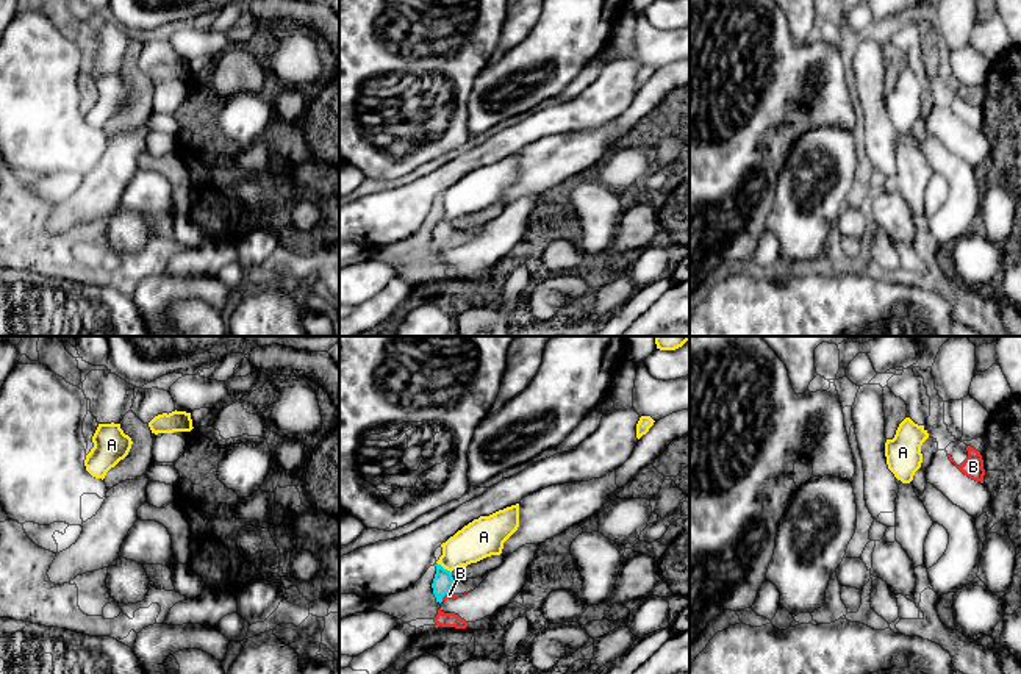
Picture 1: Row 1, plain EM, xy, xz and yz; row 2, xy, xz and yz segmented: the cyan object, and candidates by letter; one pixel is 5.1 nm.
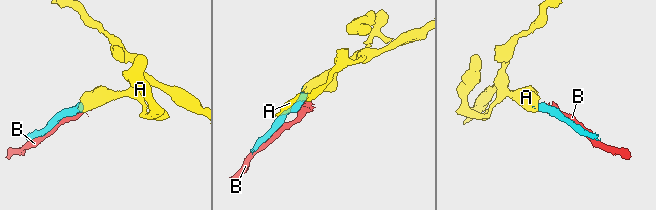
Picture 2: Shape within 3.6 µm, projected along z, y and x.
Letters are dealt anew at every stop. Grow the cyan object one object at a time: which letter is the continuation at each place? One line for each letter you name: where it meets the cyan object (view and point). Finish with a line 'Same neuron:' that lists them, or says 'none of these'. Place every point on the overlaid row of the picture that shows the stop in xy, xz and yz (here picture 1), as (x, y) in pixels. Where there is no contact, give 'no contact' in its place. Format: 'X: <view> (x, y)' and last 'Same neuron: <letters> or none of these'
A: xz (443, 568)
Same neuron: A

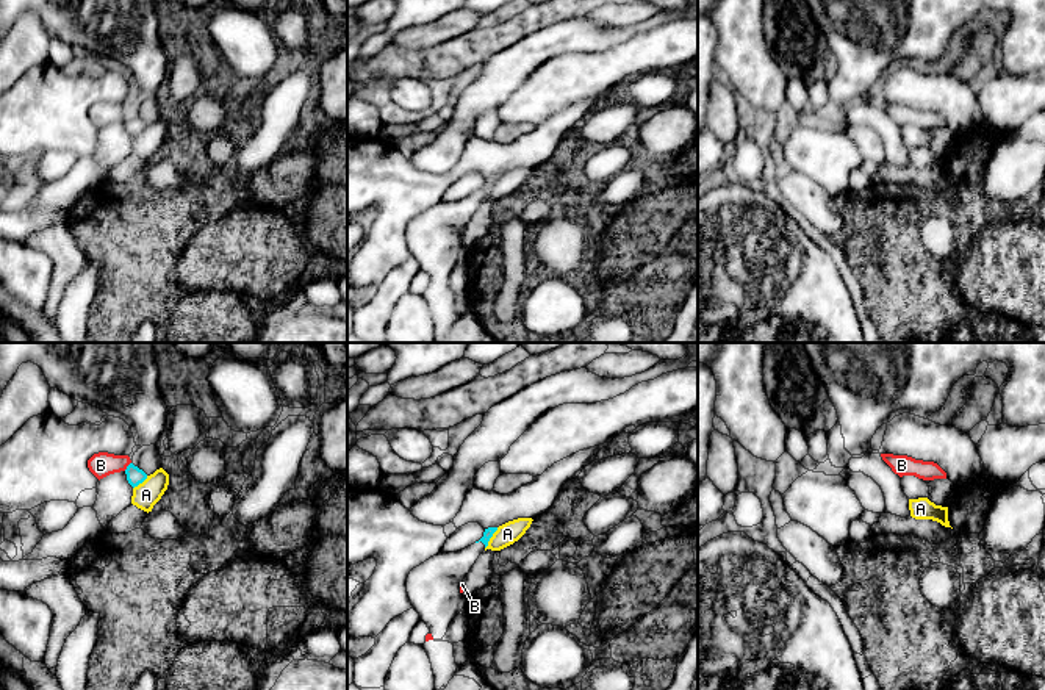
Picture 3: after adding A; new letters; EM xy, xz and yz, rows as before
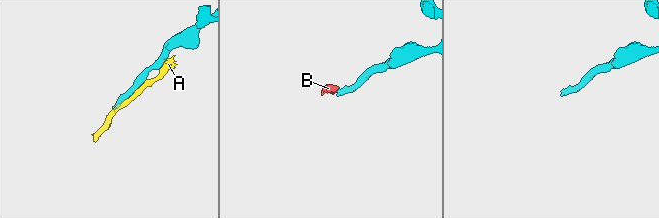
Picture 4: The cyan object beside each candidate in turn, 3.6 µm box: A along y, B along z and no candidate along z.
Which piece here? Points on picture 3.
Same neuron: none of these

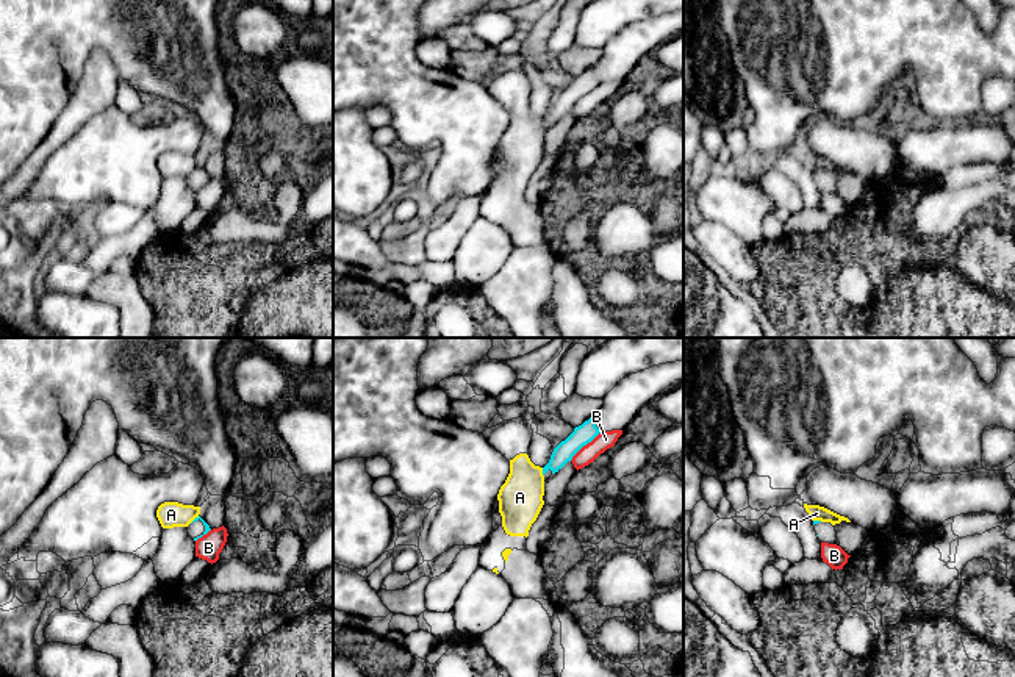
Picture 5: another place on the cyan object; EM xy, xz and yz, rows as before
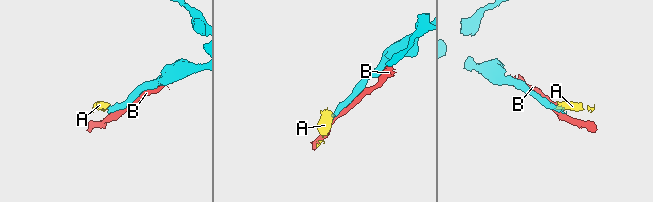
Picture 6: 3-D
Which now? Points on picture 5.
Same neuron: none of these

